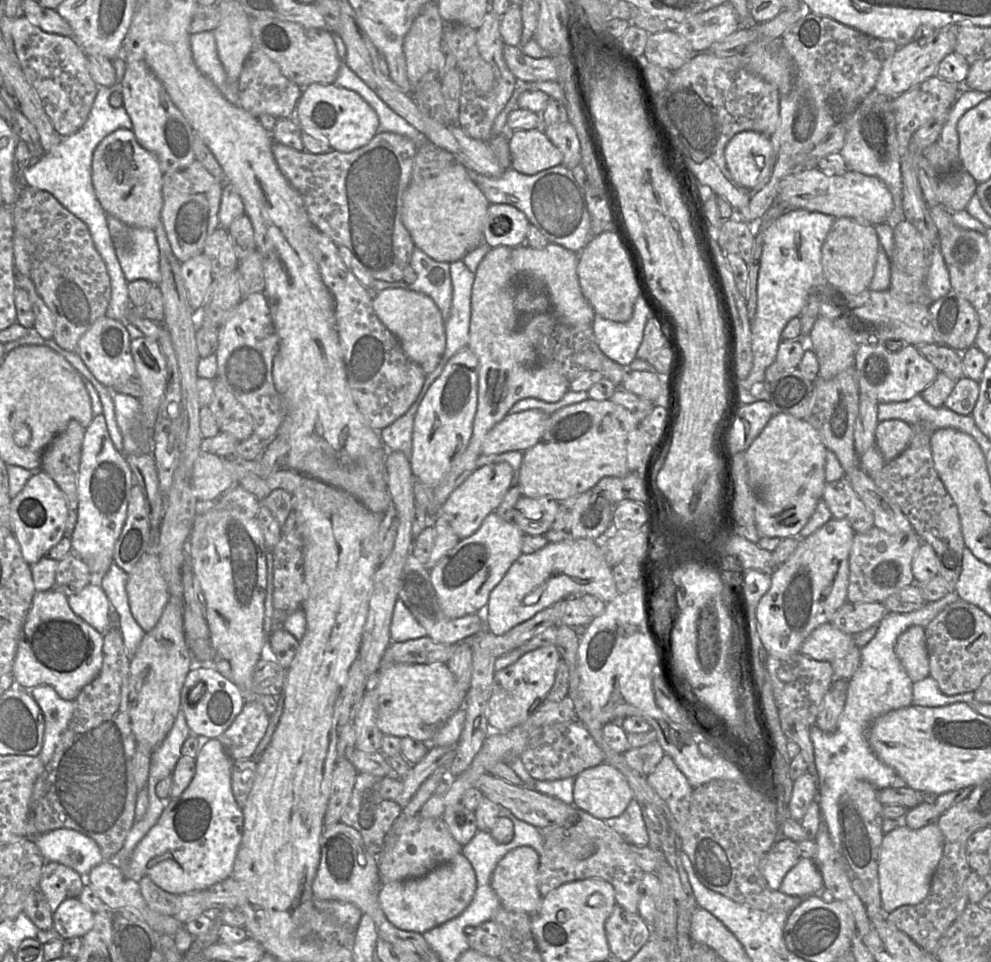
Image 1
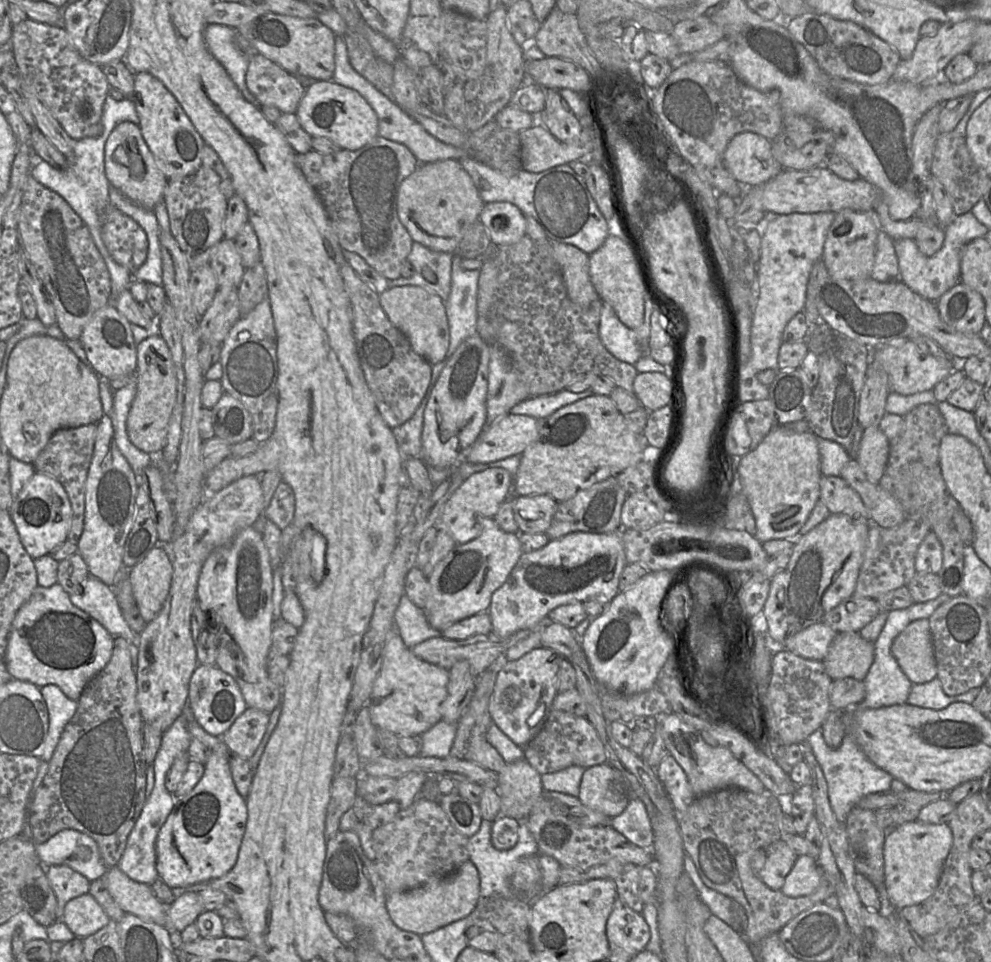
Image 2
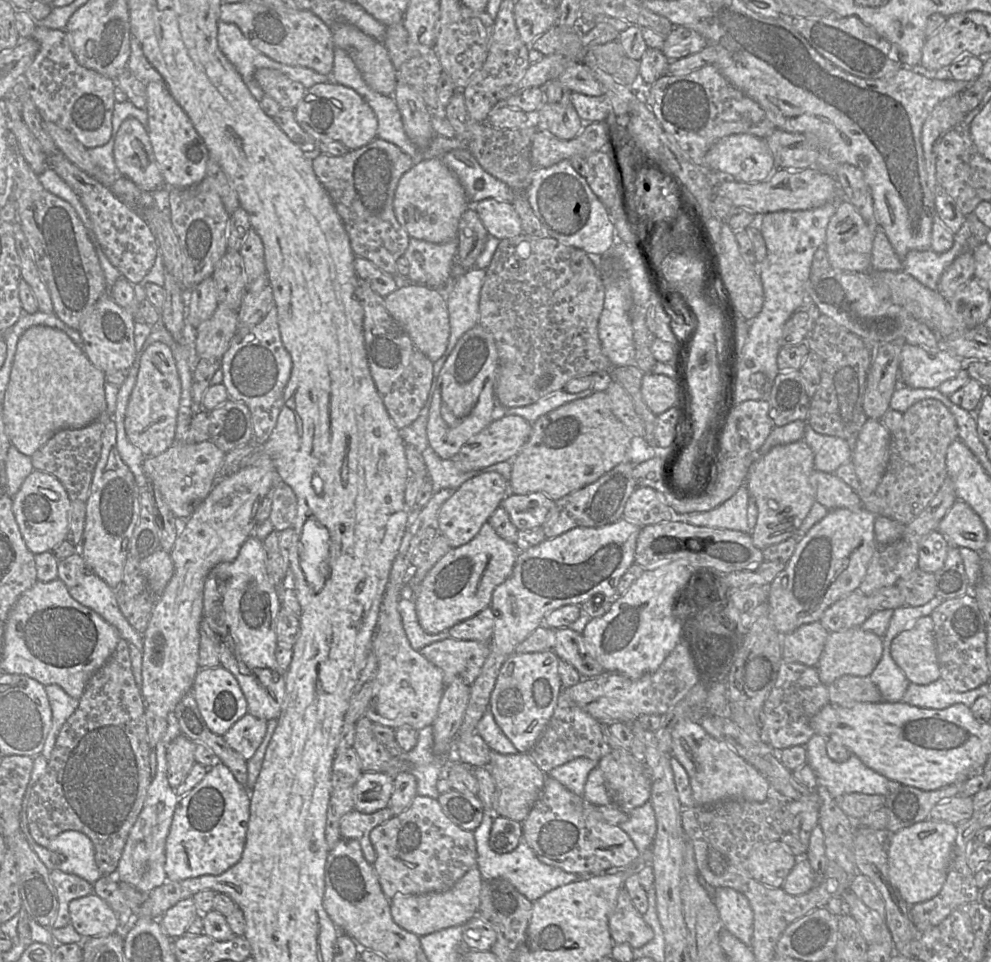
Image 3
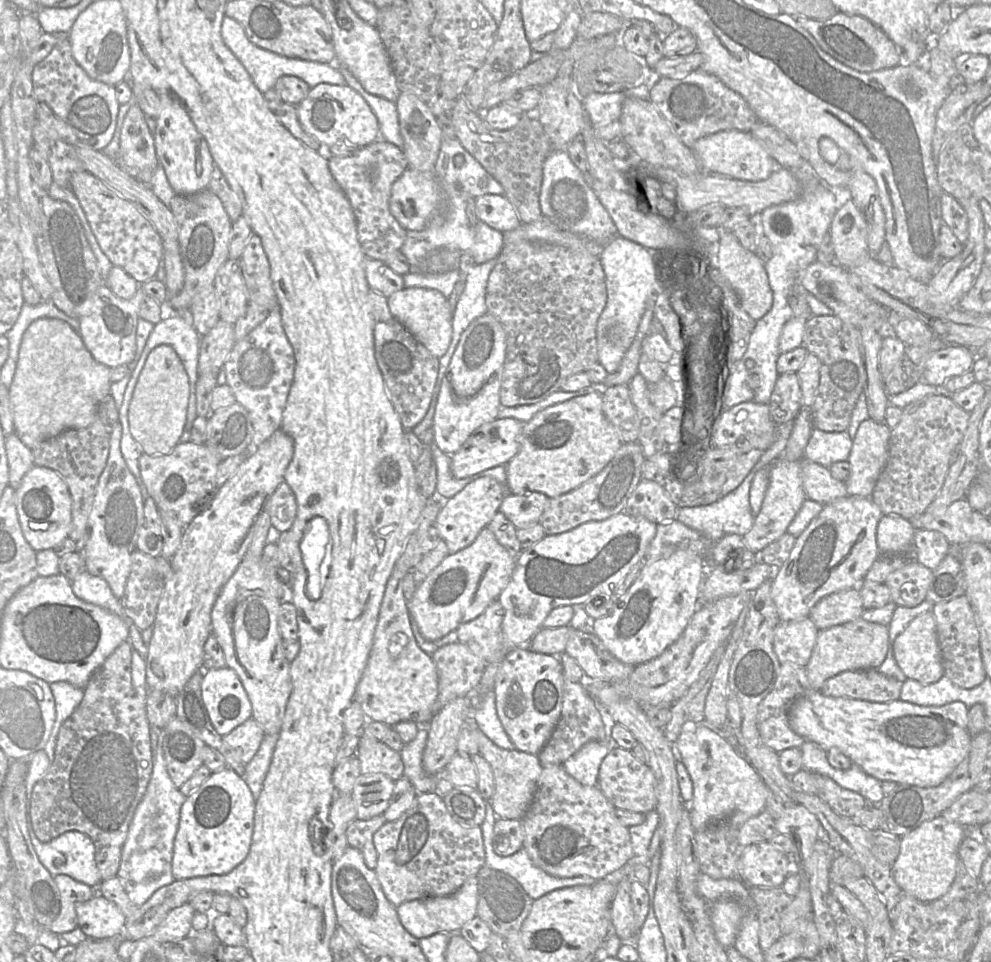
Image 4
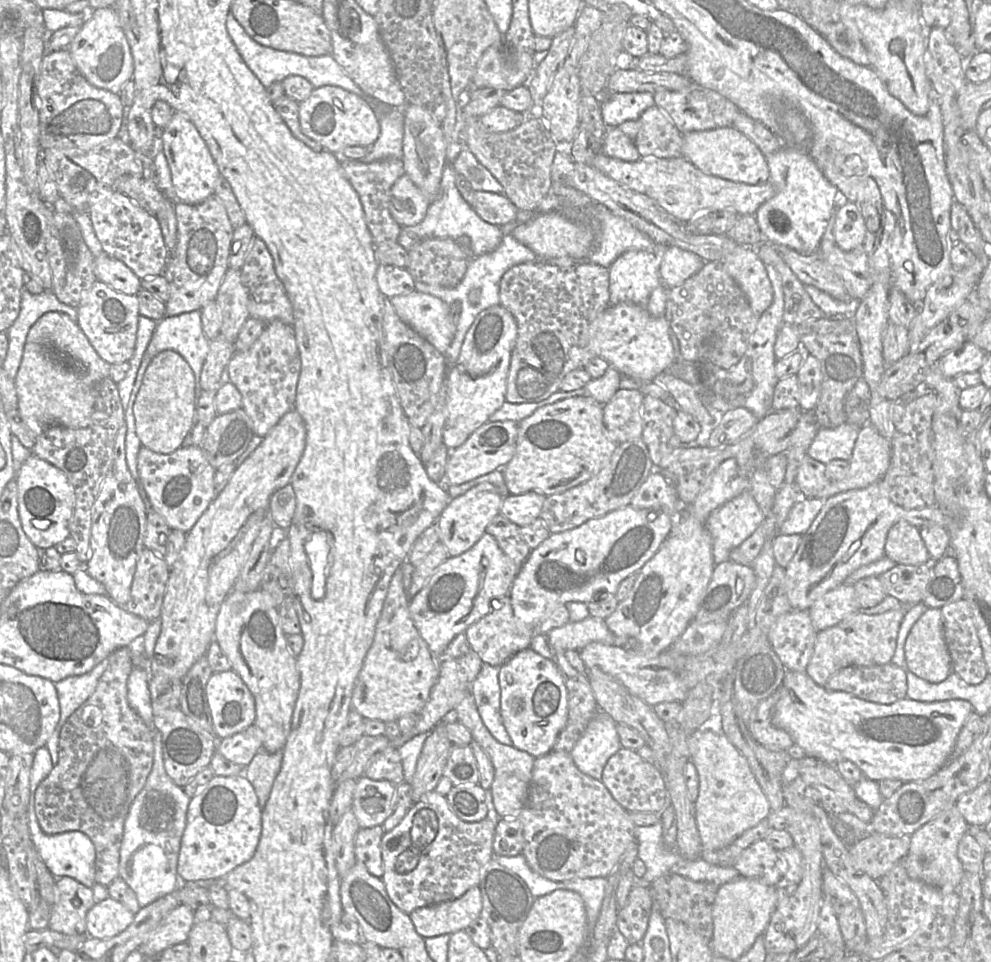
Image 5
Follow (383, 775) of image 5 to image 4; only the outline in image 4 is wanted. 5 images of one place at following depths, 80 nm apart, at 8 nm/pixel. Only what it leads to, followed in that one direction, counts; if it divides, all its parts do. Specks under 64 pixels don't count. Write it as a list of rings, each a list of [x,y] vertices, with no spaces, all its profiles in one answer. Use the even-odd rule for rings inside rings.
[[[362,731],[356,751],[361,774],[381,773],[393,781],[404,775],[404,765],[400,753],[377,740],[367,731]]]

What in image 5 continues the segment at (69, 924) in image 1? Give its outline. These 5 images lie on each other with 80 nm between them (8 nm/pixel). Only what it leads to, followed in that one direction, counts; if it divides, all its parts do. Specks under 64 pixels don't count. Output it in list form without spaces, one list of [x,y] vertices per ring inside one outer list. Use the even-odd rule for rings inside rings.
[[[99,894],[96,903],[86,915],[86,934],[89,937],[107,939],[124,931],[135,914],[123,904],[105,894]]]

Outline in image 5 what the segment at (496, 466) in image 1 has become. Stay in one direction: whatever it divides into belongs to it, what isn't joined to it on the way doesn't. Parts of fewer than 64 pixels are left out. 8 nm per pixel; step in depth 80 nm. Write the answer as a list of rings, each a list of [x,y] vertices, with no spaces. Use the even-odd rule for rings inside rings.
[[[488,482],[480,483],[464,494],[450,500],[436,521],[440,542],[445,545],[450,557],[458,556],[466,552],[479,541],[486,532],[488,524],[500,513],[502,501],[503,495],[493,484]]]

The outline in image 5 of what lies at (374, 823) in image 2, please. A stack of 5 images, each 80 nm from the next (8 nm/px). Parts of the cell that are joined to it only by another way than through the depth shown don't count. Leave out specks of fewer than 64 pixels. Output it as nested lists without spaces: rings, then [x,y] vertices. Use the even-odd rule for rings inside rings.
[[[382,825],[372,828],[360,828],[354,842],[357,861],[364,864],[367,870],[378,878],[381,878],[384,873],[380,847],[384,833]]]

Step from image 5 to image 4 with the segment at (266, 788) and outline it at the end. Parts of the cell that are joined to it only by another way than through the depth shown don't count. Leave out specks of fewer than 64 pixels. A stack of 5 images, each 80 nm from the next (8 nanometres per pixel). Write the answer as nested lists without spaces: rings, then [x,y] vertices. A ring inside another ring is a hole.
[[[277,734],[265,735],[256,755],[246,764],[243,778],[251,790],[255,801],[259,798],[262,791],[278,736]]]

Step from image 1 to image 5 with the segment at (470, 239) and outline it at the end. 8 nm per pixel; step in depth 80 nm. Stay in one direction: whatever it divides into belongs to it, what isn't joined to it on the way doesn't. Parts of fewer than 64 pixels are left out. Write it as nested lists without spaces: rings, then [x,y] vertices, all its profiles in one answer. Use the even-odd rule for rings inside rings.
[[[405,173],[393,185],[389,210],[401,227],[415,226],[426,217],[431,201]]]

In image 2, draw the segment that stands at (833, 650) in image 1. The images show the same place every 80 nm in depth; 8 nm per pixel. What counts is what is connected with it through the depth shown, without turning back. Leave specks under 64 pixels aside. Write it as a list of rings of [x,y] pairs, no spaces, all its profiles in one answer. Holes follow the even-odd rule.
[[[818,622],[789,637],[784,648],[806,659],[823,661],[837,635],[827,624]]]

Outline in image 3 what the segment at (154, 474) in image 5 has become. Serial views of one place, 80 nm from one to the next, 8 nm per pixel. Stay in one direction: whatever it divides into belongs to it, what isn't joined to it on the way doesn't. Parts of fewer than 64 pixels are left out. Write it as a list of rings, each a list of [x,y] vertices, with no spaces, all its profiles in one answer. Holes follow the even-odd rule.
[[[175,441],[174,444],[169,449],[167,449],[165,452],[163,452],[157,456],[154,456],[154,457],[146,457],[144,459],[142,468],[143,468],[146,478],[148,480],[152,481],[157,486],[163,499],[165,500],[165,502],[167,503],[167,505],[169,506],[169,508],[171,509],[173,514],[175,515],[175,517],[178,518],[178,521],[180,522],[180,527],[181,527],[181,523],[183,523],[183,524],[186,523],[187,519],[193,514],[193,512],[198,508],[198,506],[202,503],[202,501],[210,494],[215,483],[217,482],[216,481],[217,472],[223,463],[225,455],[226,455],[226,453],[224,453],[222,450],[220,450],[211,441],[204,441],[201,443],[196,443],[194,441]]]

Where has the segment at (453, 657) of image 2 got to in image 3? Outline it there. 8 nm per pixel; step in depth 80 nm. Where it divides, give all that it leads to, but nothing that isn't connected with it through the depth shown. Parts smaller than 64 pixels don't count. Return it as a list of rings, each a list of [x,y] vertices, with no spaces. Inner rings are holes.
[[[448,637],[423,647],[420,653],[442,671],[445,687],[456,678],[461,678],[471,687],[480,674],[485,660],[490,653],[490,642],[486,643]]]

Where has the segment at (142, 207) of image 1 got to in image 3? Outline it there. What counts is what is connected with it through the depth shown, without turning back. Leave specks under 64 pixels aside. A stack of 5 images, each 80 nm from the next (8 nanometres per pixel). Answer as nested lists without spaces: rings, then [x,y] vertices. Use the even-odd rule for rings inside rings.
[[[134,117],[125,119],[114,140],[113,157],[119,175],[129,178],[142,191],[164,186],[146,128]]]

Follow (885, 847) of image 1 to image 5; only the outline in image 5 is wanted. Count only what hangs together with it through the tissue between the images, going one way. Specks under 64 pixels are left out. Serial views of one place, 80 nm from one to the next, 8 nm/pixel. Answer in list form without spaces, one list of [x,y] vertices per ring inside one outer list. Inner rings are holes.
[[[952,805],[915,831],[911,835],[908,853],[903,858],[908,876],[941,888],[946,893],[959,888],[964,869],[957,856],[958,845],[969,827],[957,807]]]

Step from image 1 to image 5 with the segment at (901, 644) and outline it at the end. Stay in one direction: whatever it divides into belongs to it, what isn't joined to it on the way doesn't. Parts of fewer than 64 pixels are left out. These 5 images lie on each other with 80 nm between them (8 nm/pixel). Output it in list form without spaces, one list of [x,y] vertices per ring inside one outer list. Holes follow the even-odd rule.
[[[927,607],[914,623],[905,641],[904,654],[908,670],[927,682],[941,683],[952,673],[940,608]]]

